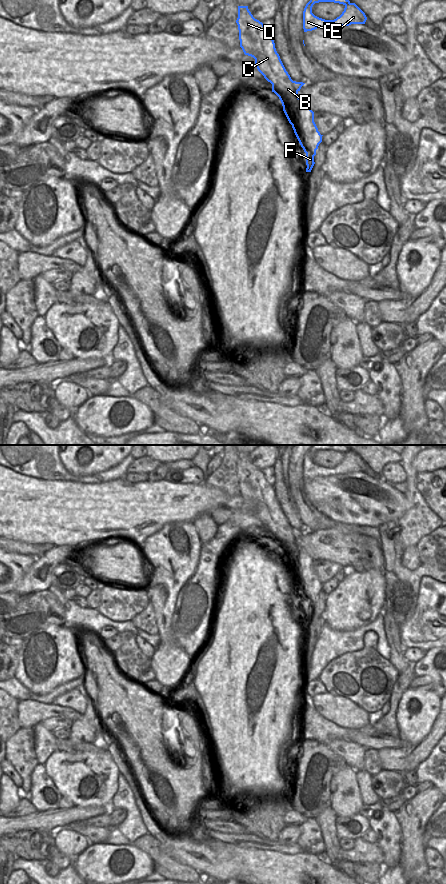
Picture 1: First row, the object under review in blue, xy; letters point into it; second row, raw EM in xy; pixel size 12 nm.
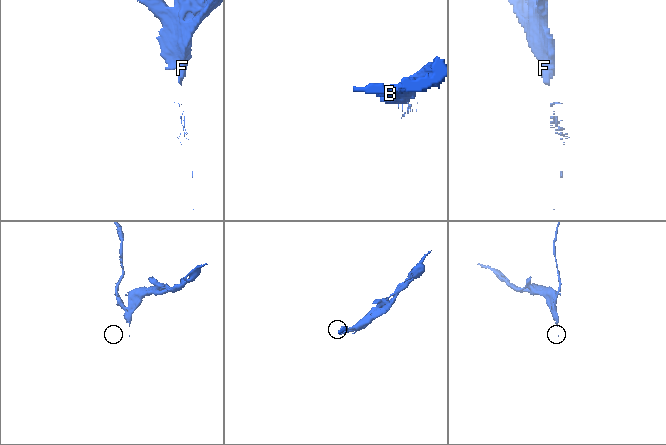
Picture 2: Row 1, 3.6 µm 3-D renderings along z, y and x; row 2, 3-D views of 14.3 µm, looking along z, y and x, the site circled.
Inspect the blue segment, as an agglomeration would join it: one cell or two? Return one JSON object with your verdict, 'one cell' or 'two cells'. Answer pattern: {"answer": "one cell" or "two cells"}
{"answer": "two cells"}

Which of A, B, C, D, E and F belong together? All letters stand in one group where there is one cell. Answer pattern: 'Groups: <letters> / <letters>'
Groups: A E / B C D F

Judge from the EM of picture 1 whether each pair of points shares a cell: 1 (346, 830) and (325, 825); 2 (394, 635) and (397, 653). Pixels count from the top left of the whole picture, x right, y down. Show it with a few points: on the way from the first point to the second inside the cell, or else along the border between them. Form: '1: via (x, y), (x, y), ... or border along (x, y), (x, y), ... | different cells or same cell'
1: border along (337, 816), (335, 831), (339, 838) | different cells
2: via (394, 639), (396, 649) | same cell

